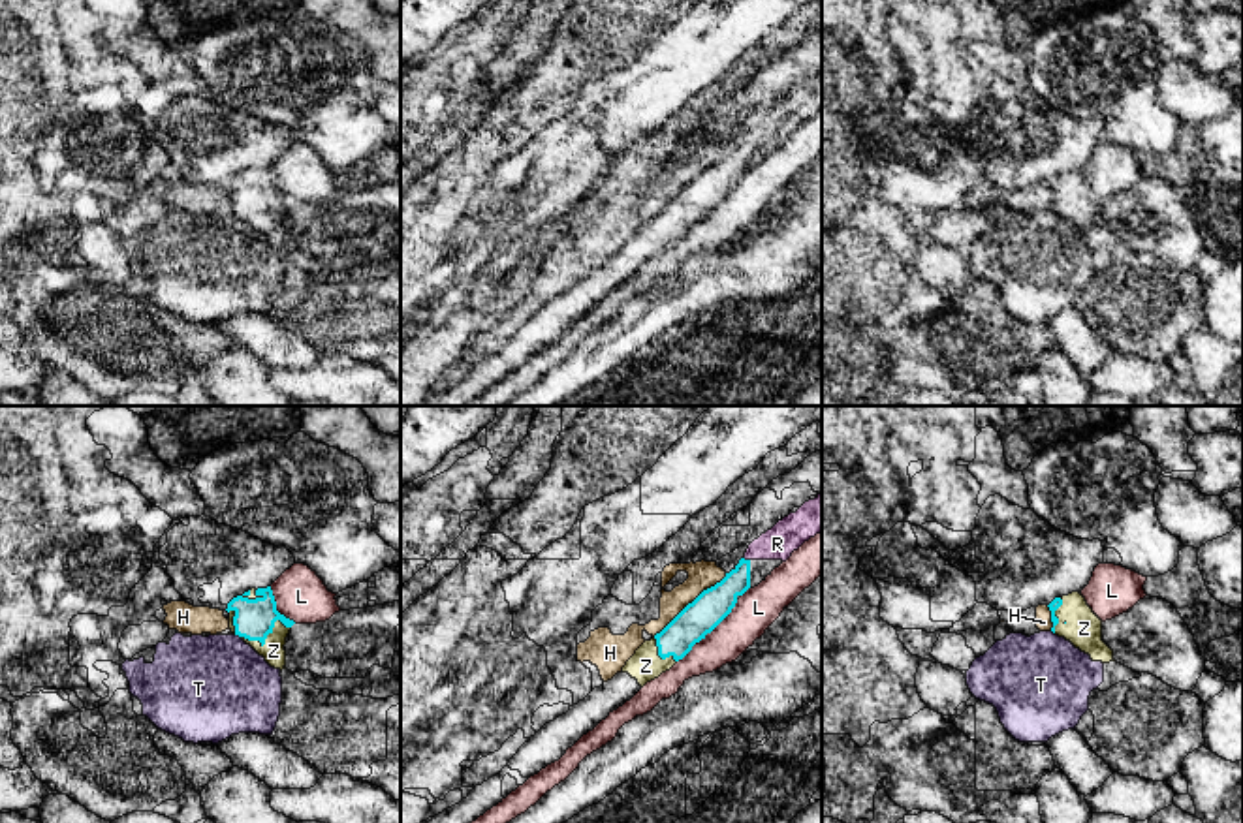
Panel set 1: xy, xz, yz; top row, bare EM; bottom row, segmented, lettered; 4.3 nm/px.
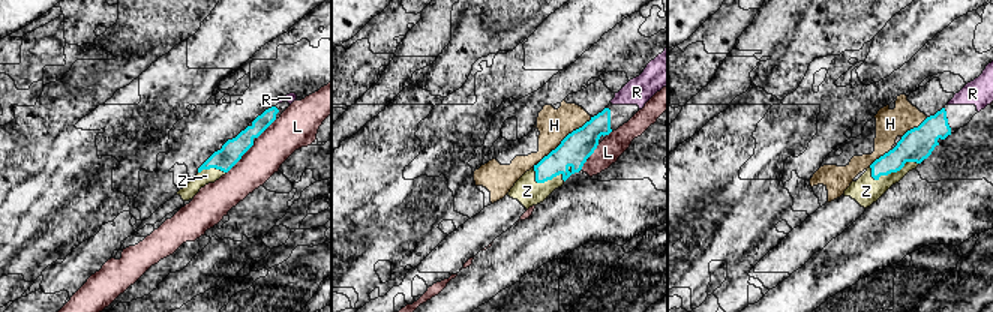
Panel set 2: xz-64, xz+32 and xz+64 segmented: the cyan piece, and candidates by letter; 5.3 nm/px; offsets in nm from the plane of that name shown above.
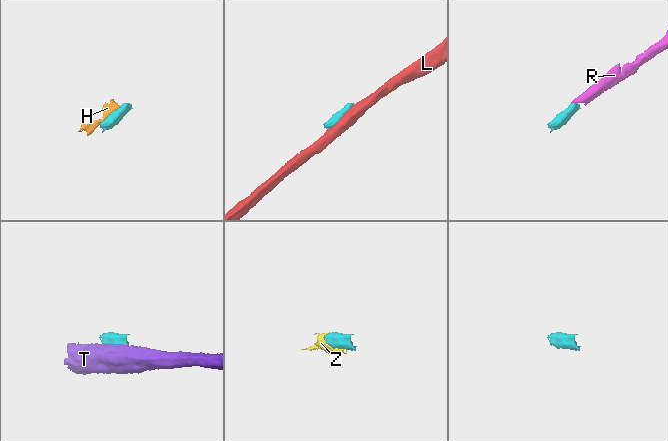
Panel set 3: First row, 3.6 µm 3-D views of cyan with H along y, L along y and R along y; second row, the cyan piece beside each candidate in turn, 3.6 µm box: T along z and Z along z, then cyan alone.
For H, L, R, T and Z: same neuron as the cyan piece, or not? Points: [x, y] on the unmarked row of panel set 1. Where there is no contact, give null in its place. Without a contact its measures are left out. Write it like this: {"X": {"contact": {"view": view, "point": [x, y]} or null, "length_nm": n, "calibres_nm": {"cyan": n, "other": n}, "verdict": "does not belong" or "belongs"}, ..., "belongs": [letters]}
{"H": {"contact": {"view": "xz", "point": [689, 183]}, "length_nm": 420, "calibres_nm": {"cyan": 150, "other": 120}, "verdict": "does not belong"}, "L": {"contact": {"view": "xz", "point": [709, 211]}, "length_nm": 380, "calibres_nm": {"cyan": 150, "other": 180}, "verdict": "does not belong"}, "R": {"contact": {"view": "xz", "point": [747, 139]}, "length_nm": 40, "calibres_nm": {"cyan": 150, "other": 140}, "verdict": "belongs"}, "T": {"contact": {"view": "xy", "point": [237, 213]}, "length_nm": 30, "calibres_nm": {"cyan": 180, "other": 440}, "verdict": "does not belong"}, "Z": {"contact": {"view": "xy", "point": [267, 213]}, "length_nm": 220, "calibres_nm": {"cyan": 180, "other": 100}, "verdict": "belongs"}, "belongs": ["R", "Z"]}

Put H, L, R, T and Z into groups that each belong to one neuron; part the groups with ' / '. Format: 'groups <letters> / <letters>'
groups H / L / R Z / T

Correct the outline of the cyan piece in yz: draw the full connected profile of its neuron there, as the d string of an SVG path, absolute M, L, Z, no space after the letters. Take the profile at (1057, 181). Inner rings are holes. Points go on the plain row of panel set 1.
M1079 171L1055 177L1049 184L1051 210L1089 233L1093 241L1109 242L1113 229L1102 220L1102 199Z

